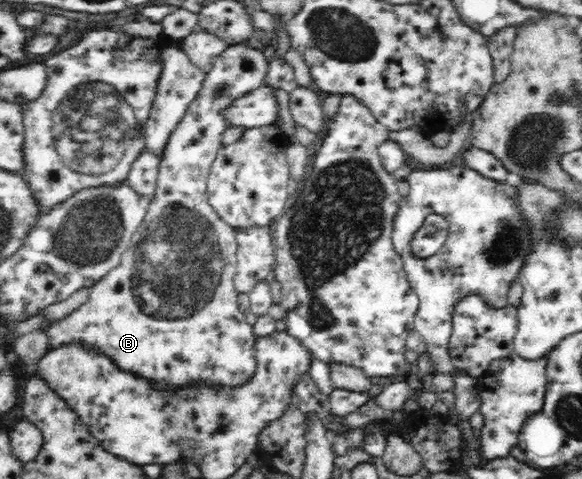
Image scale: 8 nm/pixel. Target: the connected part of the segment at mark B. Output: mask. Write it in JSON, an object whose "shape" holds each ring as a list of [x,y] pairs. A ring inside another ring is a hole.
{"shape":[[[237,44],[228,46],[228,48],[215,58],[211,66],[211,70],[205,74],[205,78],[199,89],[199,94],[189,102],[185,116],[180,118],[179,124],[176,126],[173,133],[165,146],[165,152],[160,157],[160,170],[158,173],[157,190],[153,200],[146,204],[146,214],[144,221],[139,226],[134,236],[134,244],[132,247],[124,250],[119,264],[111,269],[97,284],[89,288],[89,298],[71,312],[67,317],[53,323],[45,330],[48,336],[48,346],[51,349],[61,348],[61,346],[71,346],[71,344],[80,344],[84,348],[88,348],[96,354],[102,354],[108,358],[113,365],[127,374],[133,374],[137,378],[146,380],[150,386],[157,388],[157,390],[166,390],[166,392],[173,392],[174,396],[179,394],[179,390],[183,388],[191,388],[193,386],[216,386],[216,388],[235,389],[243,384],[247,384],[255,376],[257,370],[257,357],[255,357],[255,344],[257,343],[257,336],[254,333],[253,327],[249,325],[245,316],[239,312],[239,305],[237,302],[238,292],[234,288],[234,276],[238,265],[237,257],[237,237],[236,229],[229,226],[224,220],[219,218],[219,215],[212,209],[212,206],[207,200],[206,184],[211,172],[211,163],[215,160],[219,149],[223,143],[223,132],[230,127],[229,119],[227,119],[227,111],[229,111],[236,101],[244,98],[247,94],[254,92],[257,88],[261,88],[265,84],[265,79],[268,74],[268,54],[255,50],[245,44]]]}

